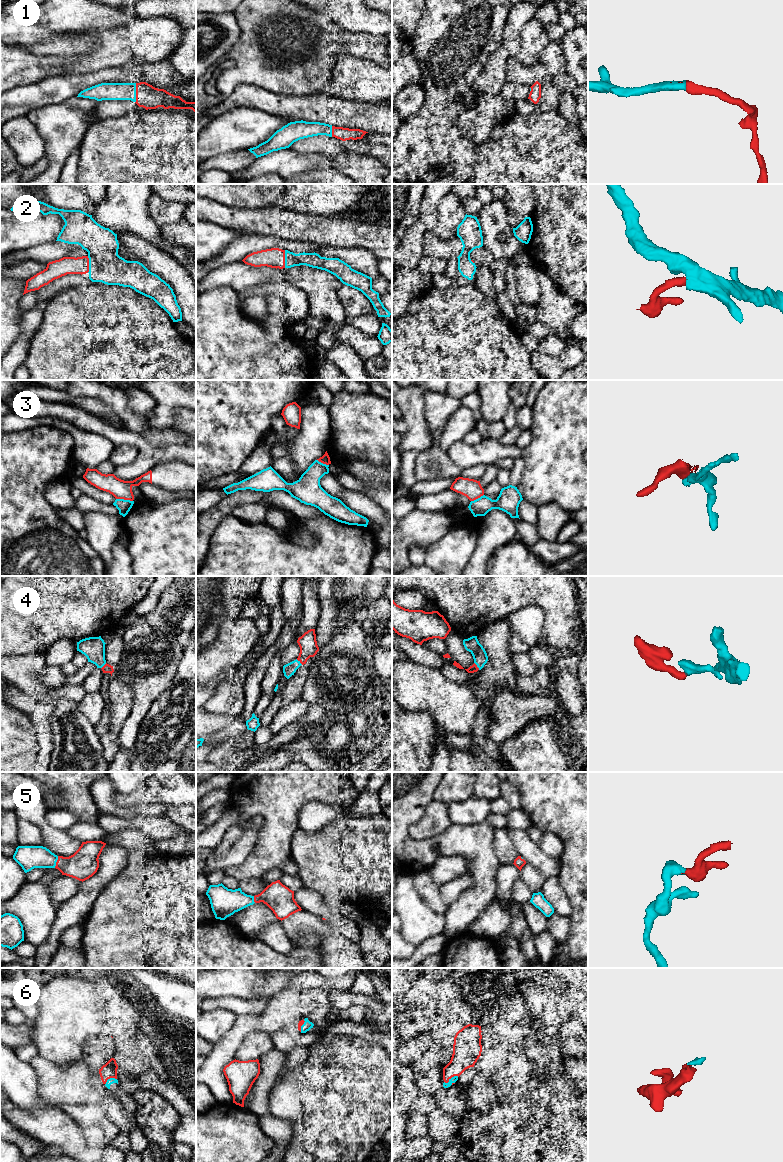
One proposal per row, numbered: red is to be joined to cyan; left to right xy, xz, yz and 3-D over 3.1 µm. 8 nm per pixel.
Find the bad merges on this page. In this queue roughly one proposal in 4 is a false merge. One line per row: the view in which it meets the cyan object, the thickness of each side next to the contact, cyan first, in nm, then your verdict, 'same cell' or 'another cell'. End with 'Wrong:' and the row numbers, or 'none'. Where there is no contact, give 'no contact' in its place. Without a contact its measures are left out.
1: meets cyan in xy; 140 nm thick on the cyan side, 190 nm on the other; same cell
2: meets cyan in xz; 120 nm thick on the cyan side, 160 nm on the other; same cell
3: meets cyan in xy; 110 nm thick on the cyan side, 160 nm on the other; another cell
4: meets cyan in yz; 120 nm thick on the cyan side, 60 nm on the other; same cell
5: meets cyan in xy; 190 nm thick on the cyan side, 240 nm on the other; same cell
6: meets cyan in yz; 50 nm thick on the cyan side, 220 nm on the other; same cell
Wrong: 3

